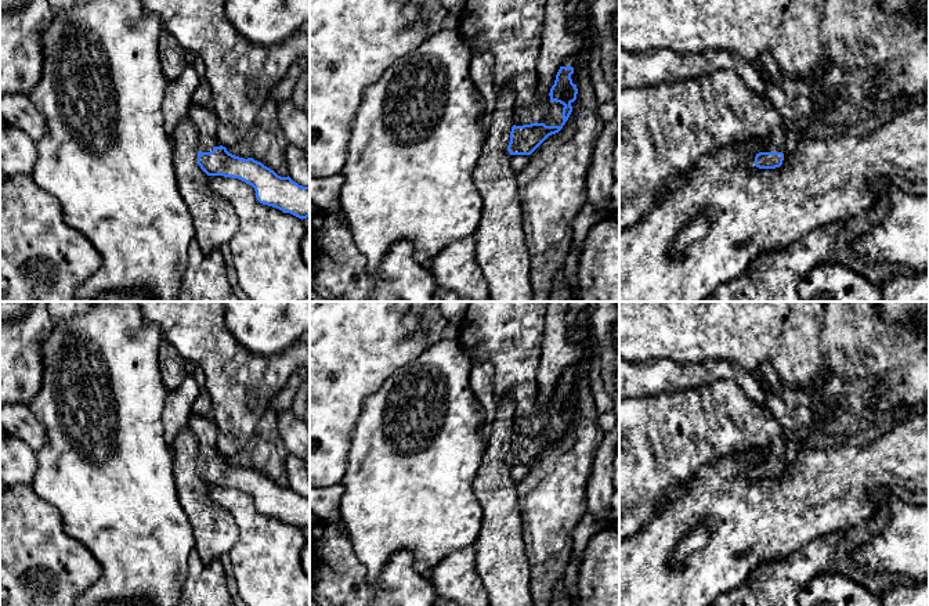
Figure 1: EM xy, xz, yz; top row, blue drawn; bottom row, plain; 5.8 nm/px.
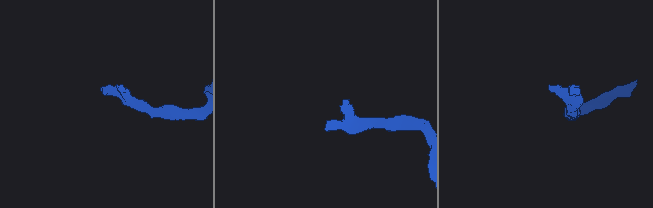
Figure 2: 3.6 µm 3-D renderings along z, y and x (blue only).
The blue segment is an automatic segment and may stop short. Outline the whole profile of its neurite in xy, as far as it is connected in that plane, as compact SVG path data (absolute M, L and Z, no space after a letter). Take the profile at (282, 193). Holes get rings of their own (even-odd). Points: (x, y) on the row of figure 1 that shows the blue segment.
M191 105L188 118L194 123L198 144L198 165L207 176L239 178L252 185L260 203L290 213L299 219L310 217L310 187L281 177L253 158L239 158L227 151L217 138L217 116L212 107Z

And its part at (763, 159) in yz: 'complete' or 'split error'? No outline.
split error

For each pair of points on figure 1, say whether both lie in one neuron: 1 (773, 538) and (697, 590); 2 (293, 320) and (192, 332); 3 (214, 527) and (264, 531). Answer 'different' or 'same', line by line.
1: same
2: different
3: different

